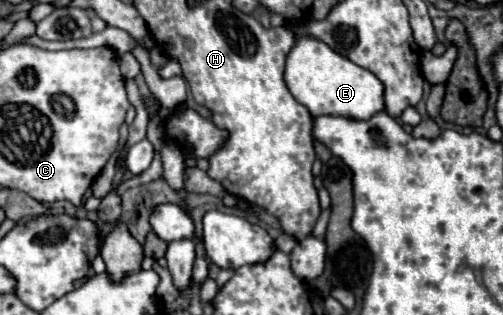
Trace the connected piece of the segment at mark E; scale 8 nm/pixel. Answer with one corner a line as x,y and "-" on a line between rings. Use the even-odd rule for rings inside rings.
290,22
284,24
294,34
294,46
286,56
284,82
292,96
304,104
312,116
338,114
356,120
366,120
372,114
384,110
382,82
368,70
356,66
346,56
334,52
328,44
308,34
308,24

